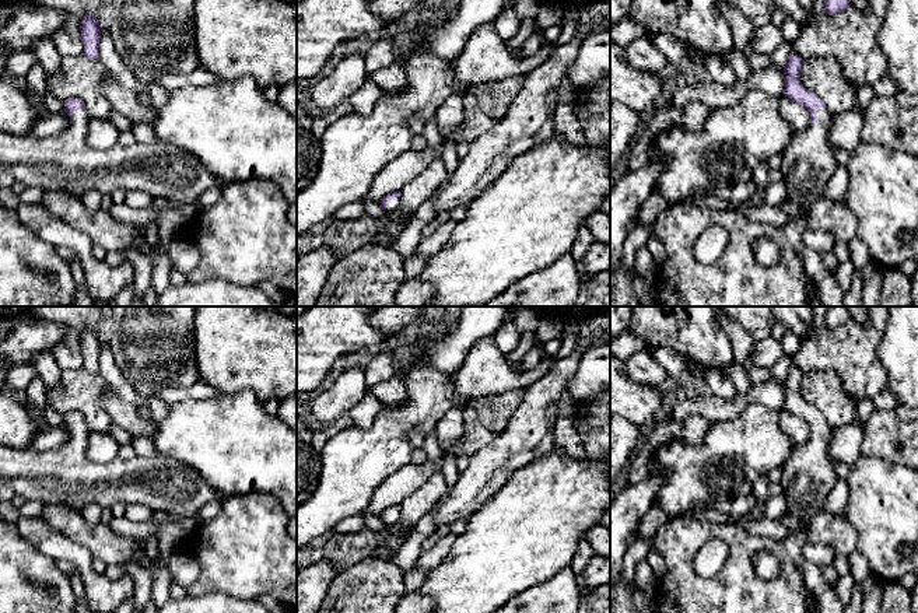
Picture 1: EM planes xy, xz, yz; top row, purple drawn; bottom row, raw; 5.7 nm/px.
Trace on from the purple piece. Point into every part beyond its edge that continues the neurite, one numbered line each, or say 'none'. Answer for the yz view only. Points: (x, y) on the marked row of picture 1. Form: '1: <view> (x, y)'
1: yz (808, 163)

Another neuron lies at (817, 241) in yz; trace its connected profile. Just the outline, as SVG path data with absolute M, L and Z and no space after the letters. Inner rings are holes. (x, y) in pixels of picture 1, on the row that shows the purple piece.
M806 230L802 235L803 245L813 251L816 255L831 252L837 244L833 234L827 231Z

